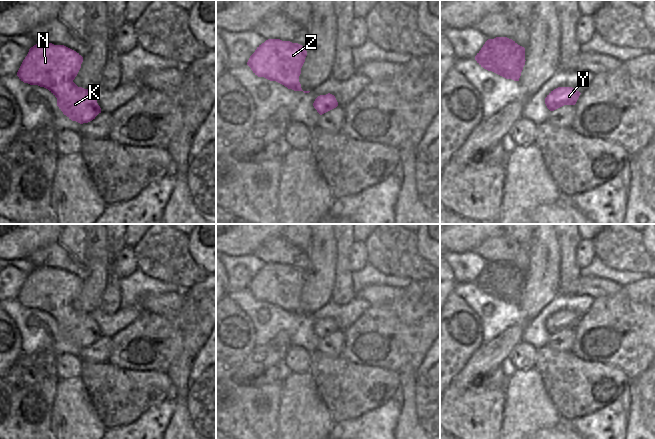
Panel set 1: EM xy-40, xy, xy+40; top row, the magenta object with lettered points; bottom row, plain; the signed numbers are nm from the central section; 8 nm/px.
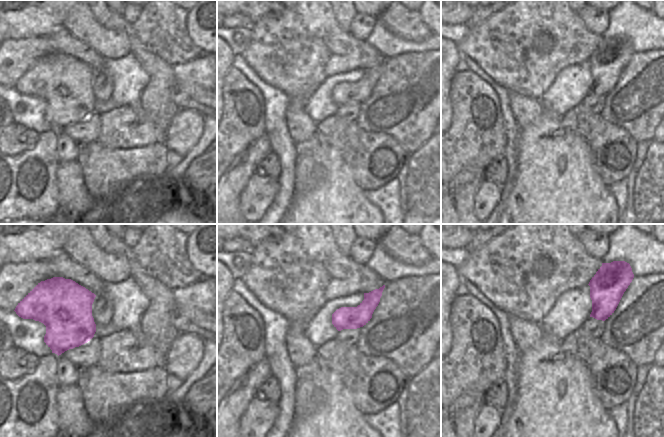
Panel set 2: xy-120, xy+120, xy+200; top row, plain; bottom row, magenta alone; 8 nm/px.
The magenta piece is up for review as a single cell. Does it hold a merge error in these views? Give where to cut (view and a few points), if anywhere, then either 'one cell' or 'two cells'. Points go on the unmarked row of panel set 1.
no cut | one cell

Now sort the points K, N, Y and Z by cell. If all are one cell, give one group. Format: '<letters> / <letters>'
K N Y Z

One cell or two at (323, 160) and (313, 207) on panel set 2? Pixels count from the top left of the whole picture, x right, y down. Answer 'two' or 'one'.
one

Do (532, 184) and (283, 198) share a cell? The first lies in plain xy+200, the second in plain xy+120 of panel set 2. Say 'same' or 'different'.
different

